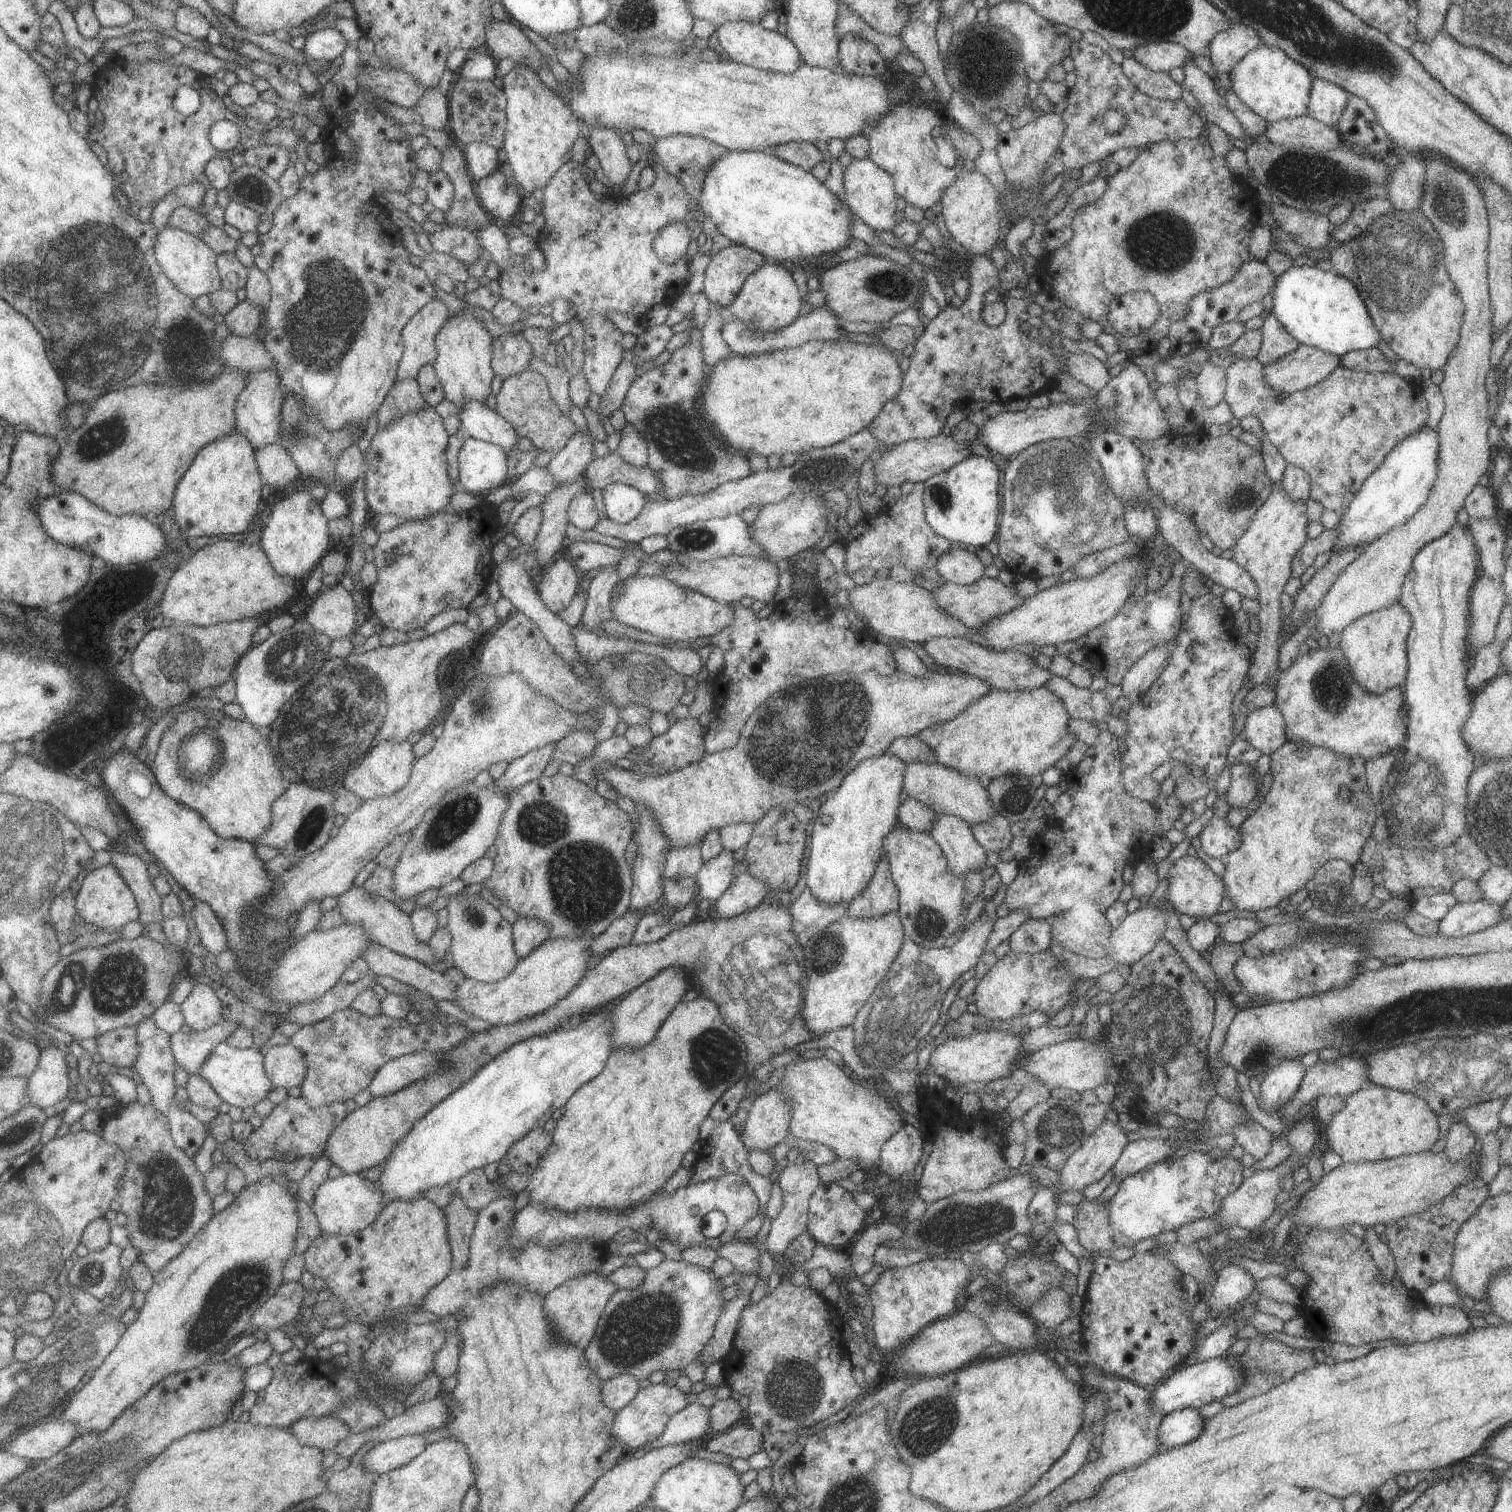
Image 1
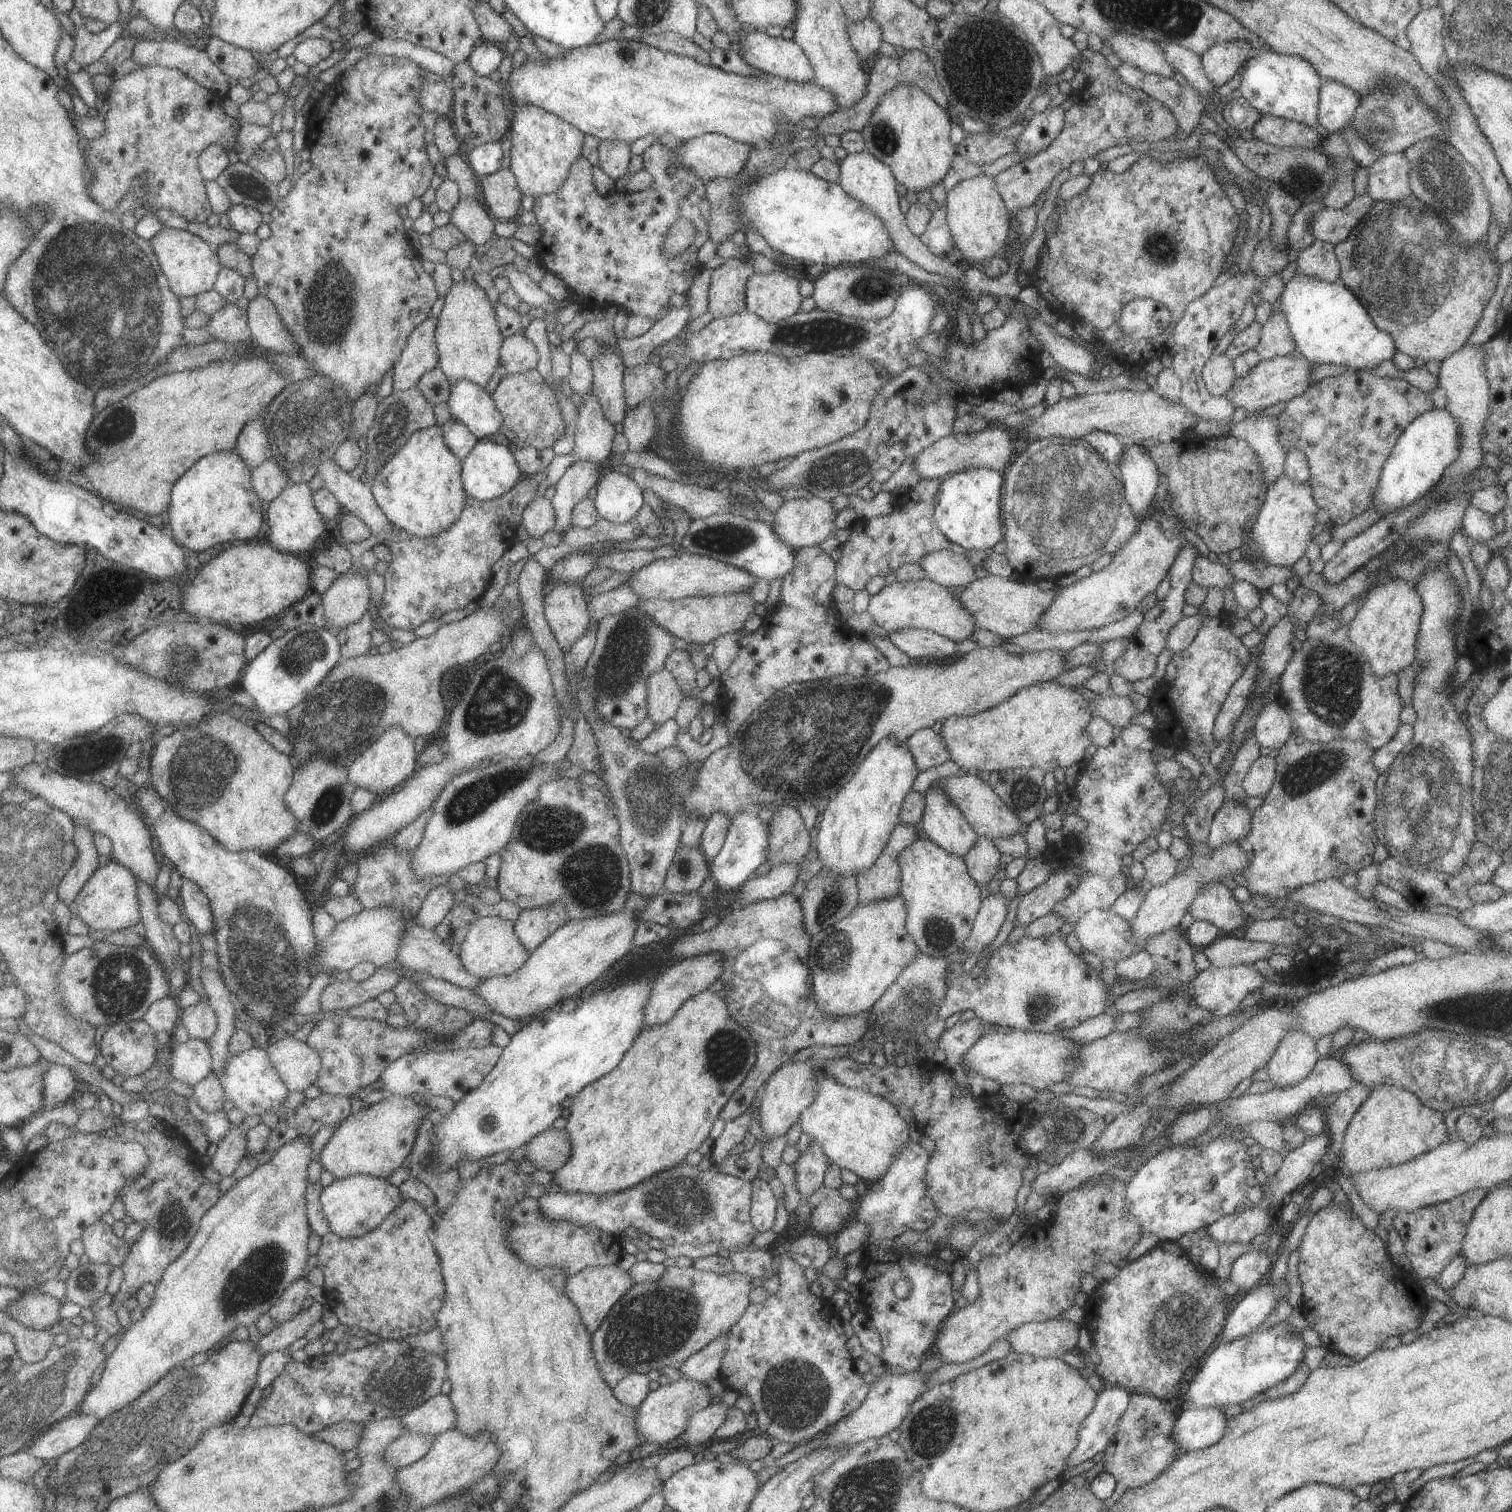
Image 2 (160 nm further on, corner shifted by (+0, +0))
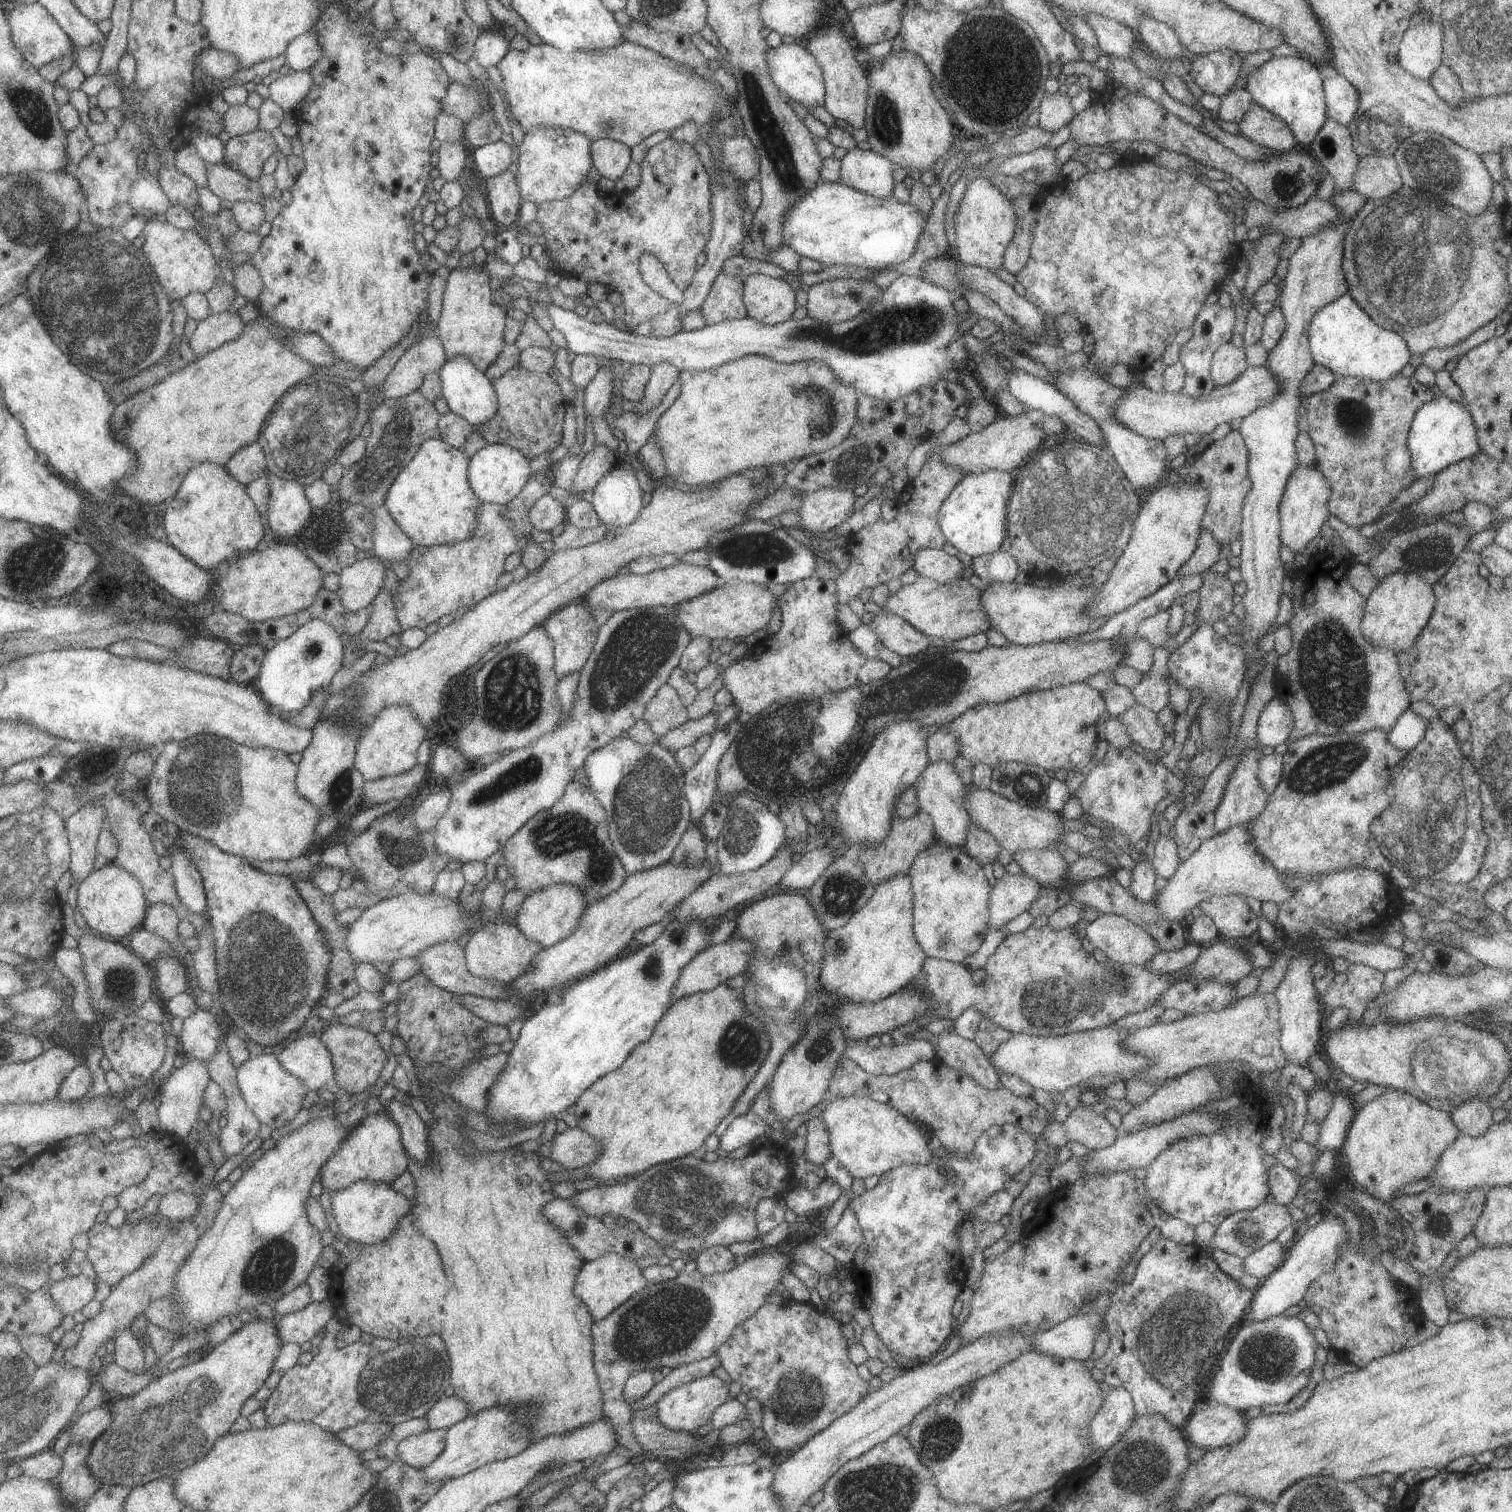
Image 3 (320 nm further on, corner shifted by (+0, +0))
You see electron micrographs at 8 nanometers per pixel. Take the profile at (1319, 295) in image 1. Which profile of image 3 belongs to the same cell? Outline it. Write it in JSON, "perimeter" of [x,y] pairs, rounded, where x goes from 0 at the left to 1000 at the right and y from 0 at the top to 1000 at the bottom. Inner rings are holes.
{"perimeter":[[[892,194],[870,207],[866,214],[866,228],[870,241],[879,243],[885,249],[899,249],[907,252],[917,252],[926,248],[935,235],[927,221],[910,214]]]}

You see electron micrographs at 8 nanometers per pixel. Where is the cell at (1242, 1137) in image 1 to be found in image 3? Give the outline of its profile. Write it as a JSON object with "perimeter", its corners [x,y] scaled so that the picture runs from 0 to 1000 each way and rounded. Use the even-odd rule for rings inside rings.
{"perimeter":[[[847,769],[839,772],[840,794],[845,796],[854,796],[856,791],[861,786],[862,782],[861,779]]]}

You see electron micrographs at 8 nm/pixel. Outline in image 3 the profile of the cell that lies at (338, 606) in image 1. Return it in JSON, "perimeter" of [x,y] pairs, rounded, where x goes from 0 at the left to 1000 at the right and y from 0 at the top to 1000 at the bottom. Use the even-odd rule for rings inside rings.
{"perimeter":[[[246,366],[240,370],[228,374],[225,379],[224,395],[228,401],[235,405],[246,399],[254,389],[257,373],[254,373]]]}

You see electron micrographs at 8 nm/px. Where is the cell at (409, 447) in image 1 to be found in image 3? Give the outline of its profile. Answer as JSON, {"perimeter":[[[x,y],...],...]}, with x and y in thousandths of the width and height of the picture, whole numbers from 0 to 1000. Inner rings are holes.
{"perimeter":[[[283,290],[278,294],[274,303],[264,312],[257,323],[255,335],[265,349],[273,357],[275,362],[298,360],[312,356],[316,347],[316,339],[319,331],[312,324],[310,316],[311,304],[306,296],[302,297],[291,290]]]}

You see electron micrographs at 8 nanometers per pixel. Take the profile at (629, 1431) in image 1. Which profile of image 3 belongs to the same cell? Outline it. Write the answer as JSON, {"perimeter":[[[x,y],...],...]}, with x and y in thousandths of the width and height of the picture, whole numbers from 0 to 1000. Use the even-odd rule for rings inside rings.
{"perimeter":[[[470,908],[442,920],[434,929],[435,939],[442,945],[459,948],[460,944],[469,942],[472,933],[483,926],[482,915]]]}

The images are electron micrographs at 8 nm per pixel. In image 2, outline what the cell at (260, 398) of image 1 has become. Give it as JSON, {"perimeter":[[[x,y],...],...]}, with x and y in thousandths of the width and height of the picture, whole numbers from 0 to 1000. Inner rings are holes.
{"perimeter":[[[174,276],[166,279],[158,290],[157,299],[163,304],[167,311],[172,310],[181,302],[179,288]]]}

